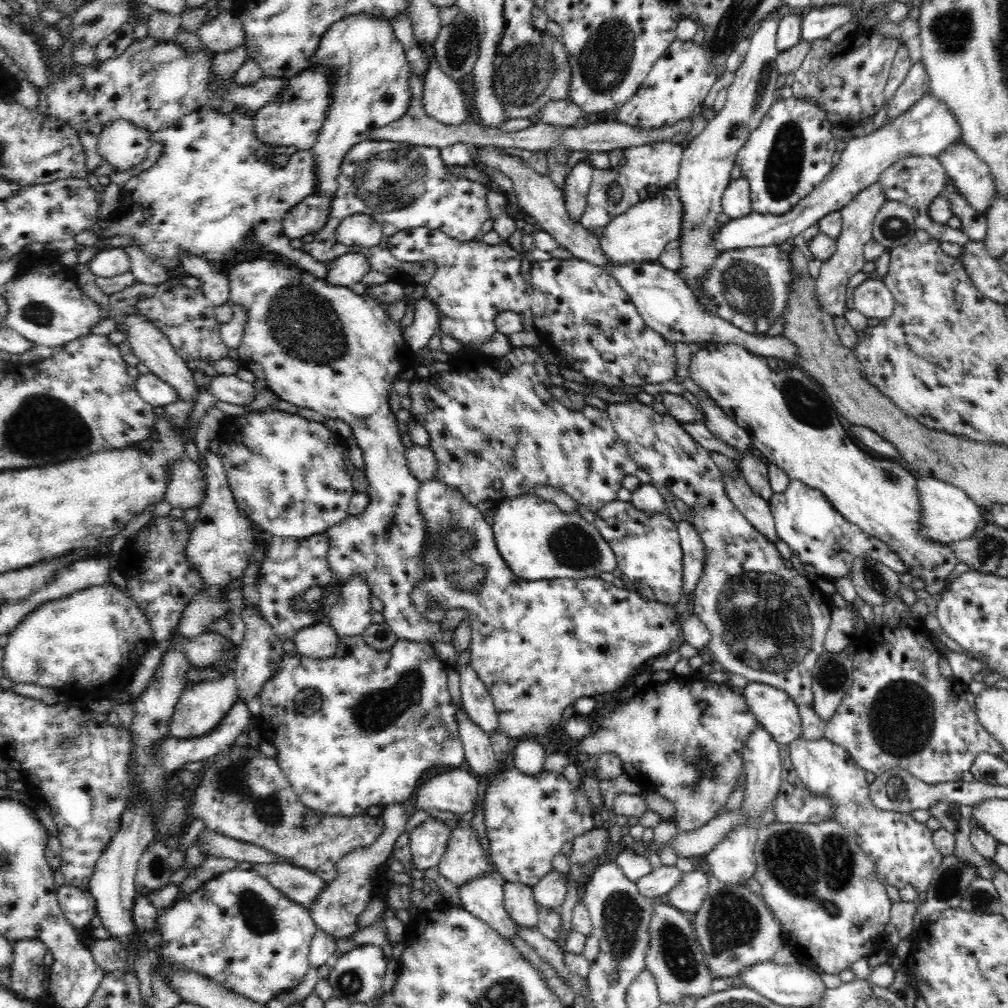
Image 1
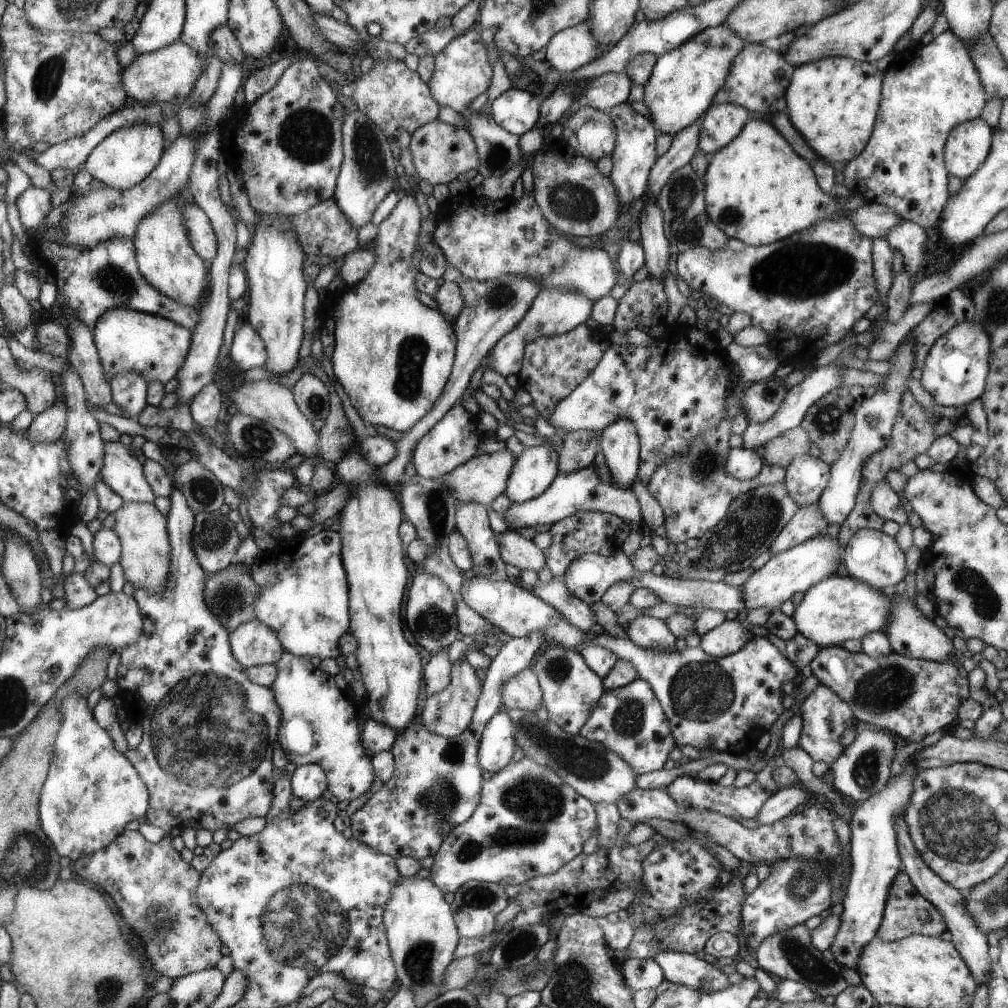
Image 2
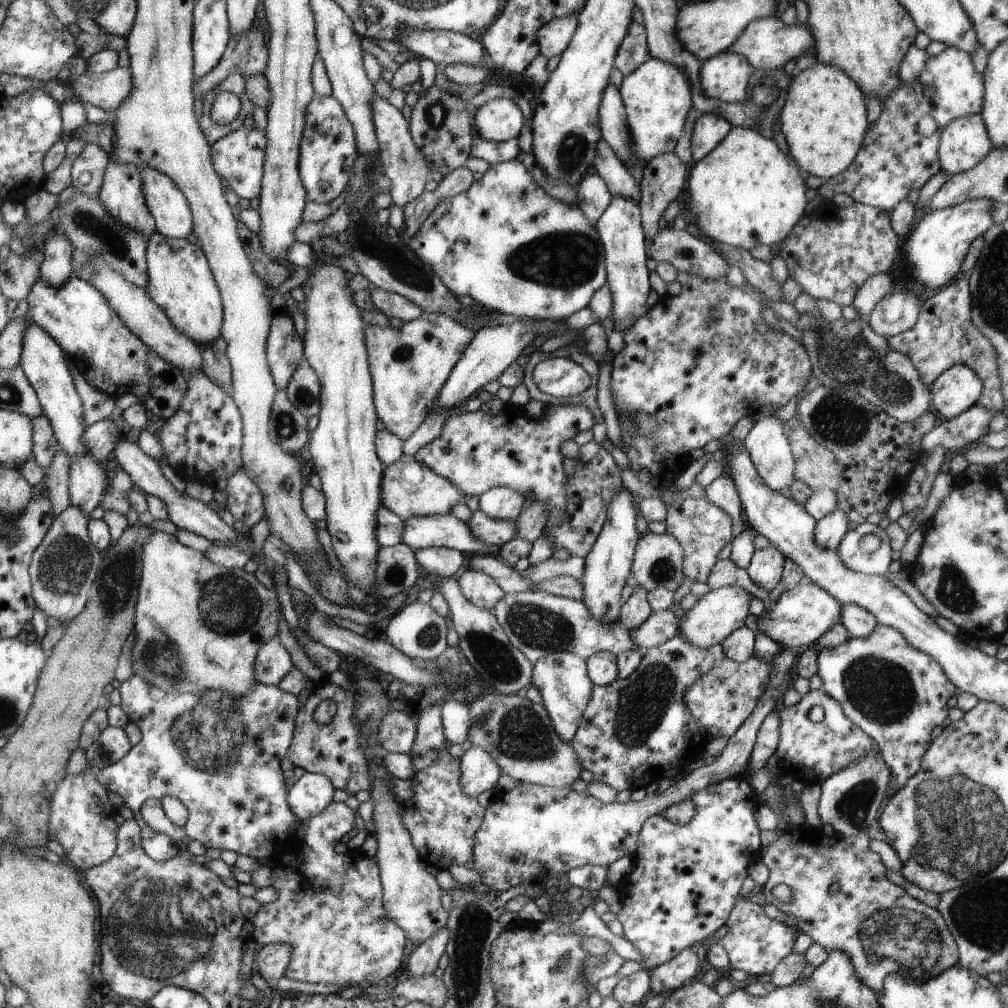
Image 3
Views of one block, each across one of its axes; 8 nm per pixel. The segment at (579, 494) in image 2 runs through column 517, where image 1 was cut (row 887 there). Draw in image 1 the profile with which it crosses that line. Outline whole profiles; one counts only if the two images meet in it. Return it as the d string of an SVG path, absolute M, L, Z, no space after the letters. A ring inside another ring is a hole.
M506 883L503 885L504 908L510 918L522 928L536 928L538 909L533 897L533 888L522 883Z

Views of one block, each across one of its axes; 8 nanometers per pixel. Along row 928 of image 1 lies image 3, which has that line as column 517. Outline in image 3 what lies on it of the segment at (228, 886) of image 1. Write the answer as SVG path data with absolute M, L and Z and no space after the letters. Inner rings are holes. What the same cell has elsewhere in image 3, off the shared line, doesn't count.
M512 159L503 163L490 165L489 170L482 175L482 178L475 180L468 190L453 197L444 197L438 202L430 216L420 225L416 234L407 241L408 246L424 261L427 262L435 273L442 279L442 282L458 296L471 296L479 302L482 307L494 310L498 313L508 313L514 318L539 320L565 321L571 314L588 308L591 298L607 282L607 259L606 250L602 238L596 226L591 225L587 215L579 209L577 204L565 203L552 194L548 194L543 187L536 182L531 171L520 160Z

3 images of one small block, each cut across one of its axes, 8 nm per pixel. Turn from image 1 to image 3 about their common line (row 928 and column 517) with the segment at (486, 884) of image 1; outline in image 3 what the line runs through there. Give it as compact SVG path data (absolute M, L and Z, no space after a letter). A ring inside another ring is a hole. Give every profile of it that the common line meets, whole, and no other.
M494 487L479 496L479 509L493 519L515 521L525 498L510 487Z

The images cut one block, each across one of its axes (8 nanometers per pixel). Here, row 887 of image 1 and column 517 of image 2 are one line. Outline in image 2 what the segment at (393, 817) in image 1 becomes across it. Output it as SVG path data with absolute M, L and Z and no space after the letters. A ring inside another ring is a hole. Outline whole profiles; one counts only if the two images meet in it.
M552 288L552 290L542 289L538 296L535 296L534 302L528 308L524 318L510 332L504 334L491 348L491 355L485 358L482 370L485 371L487 368L492 368L501 376L504 376L504 378L511 374L518 374L523 366L529 342L540 338L540 336L558 336L575 329L576 325L590 323L590 312L592 312L594 303L592 300L588 300L582 292L576 294L576 290L560 290L560 288Z

